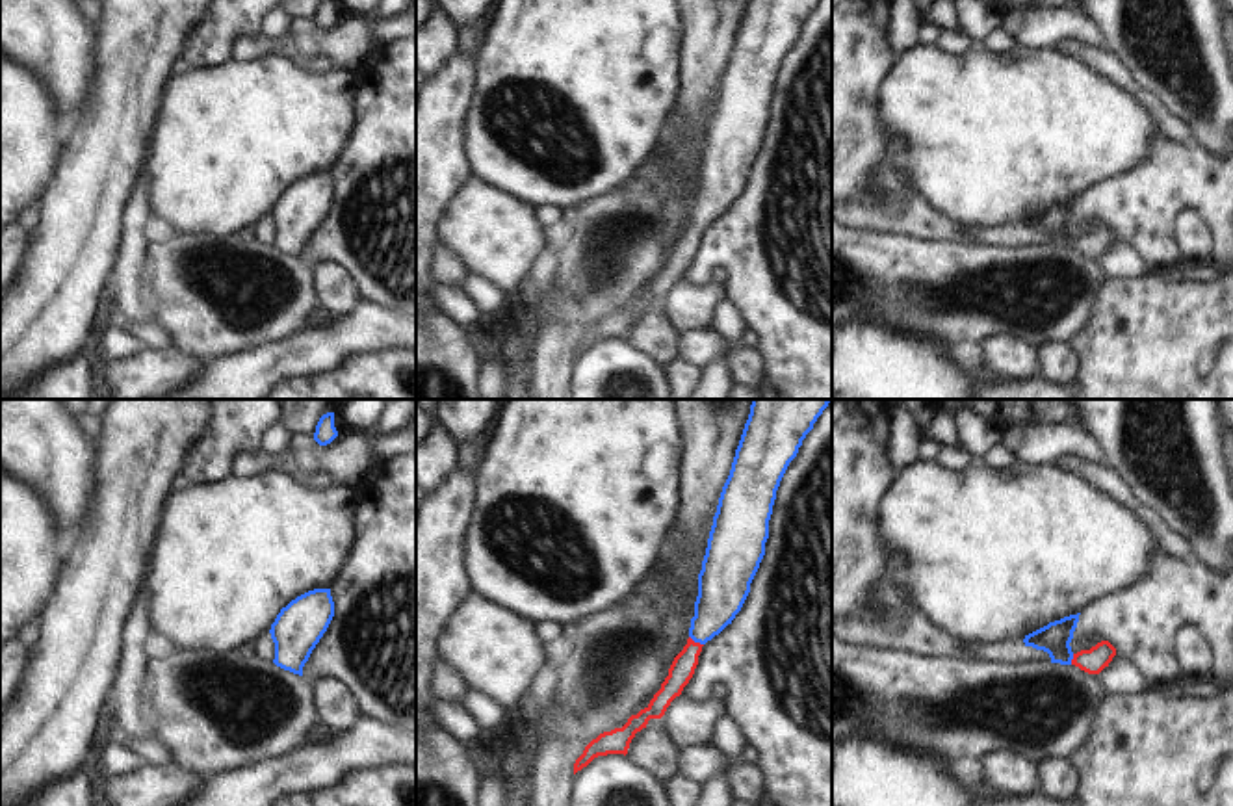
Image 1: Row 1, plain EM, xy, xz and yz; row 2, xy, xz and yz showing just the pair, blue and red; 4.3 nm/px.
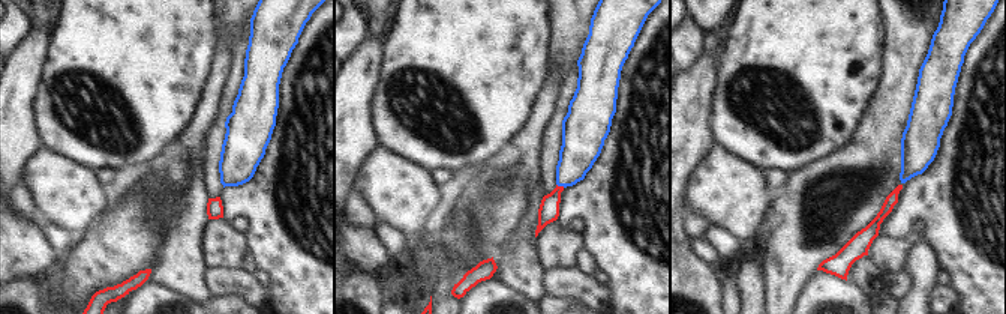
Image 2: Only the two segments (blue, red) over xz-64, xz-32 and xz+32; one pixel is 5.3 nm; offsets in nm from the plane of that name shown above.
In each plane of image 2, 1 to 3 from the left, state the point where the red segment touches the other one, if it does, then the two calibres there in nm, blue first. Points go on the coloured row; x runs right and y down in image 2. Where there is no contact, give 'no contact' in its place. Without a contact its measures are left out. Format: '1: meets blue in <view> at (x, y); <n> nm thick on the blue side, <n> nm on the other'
1: no contact
2: meets blue in xz-32 at (561, 185); 220 nm thick on the blue side, 110 nm on the other
3: no contact

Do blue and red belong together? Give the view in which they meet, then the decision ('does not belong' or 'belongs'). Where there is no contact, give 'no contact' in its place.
xz | belongs

